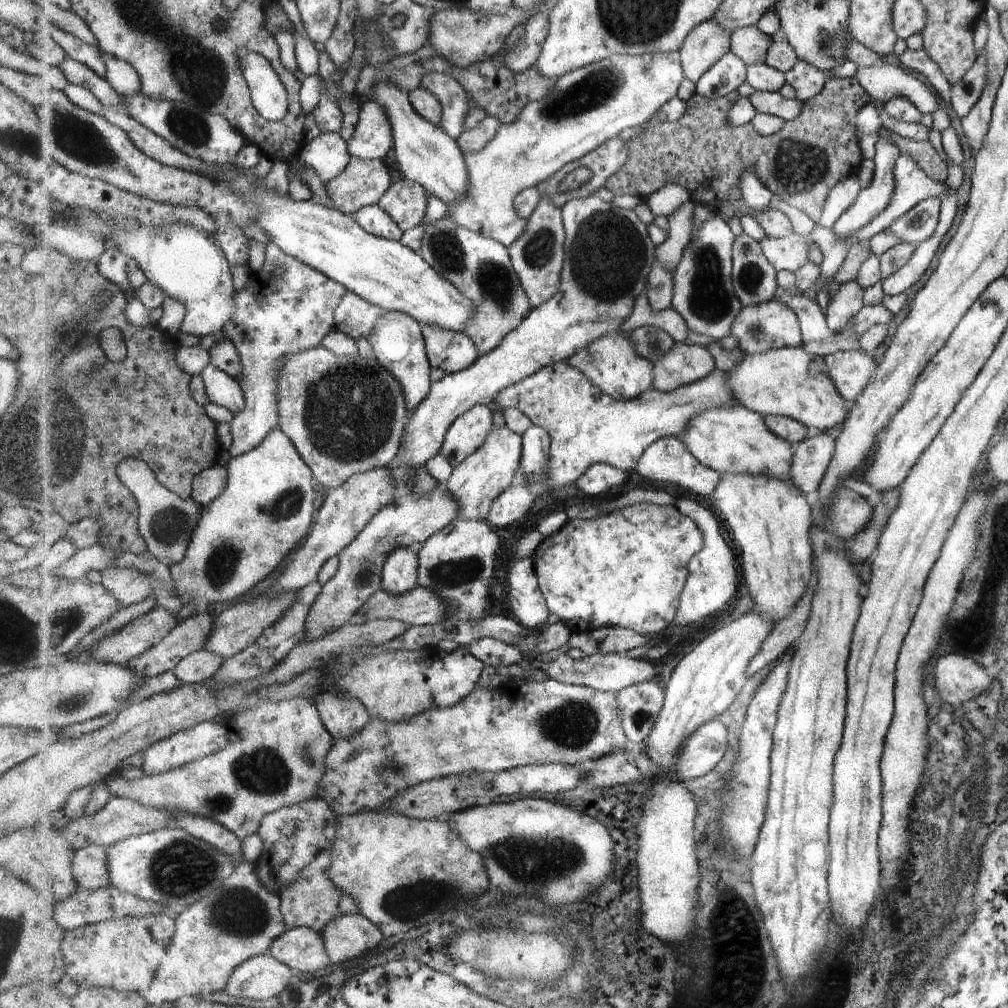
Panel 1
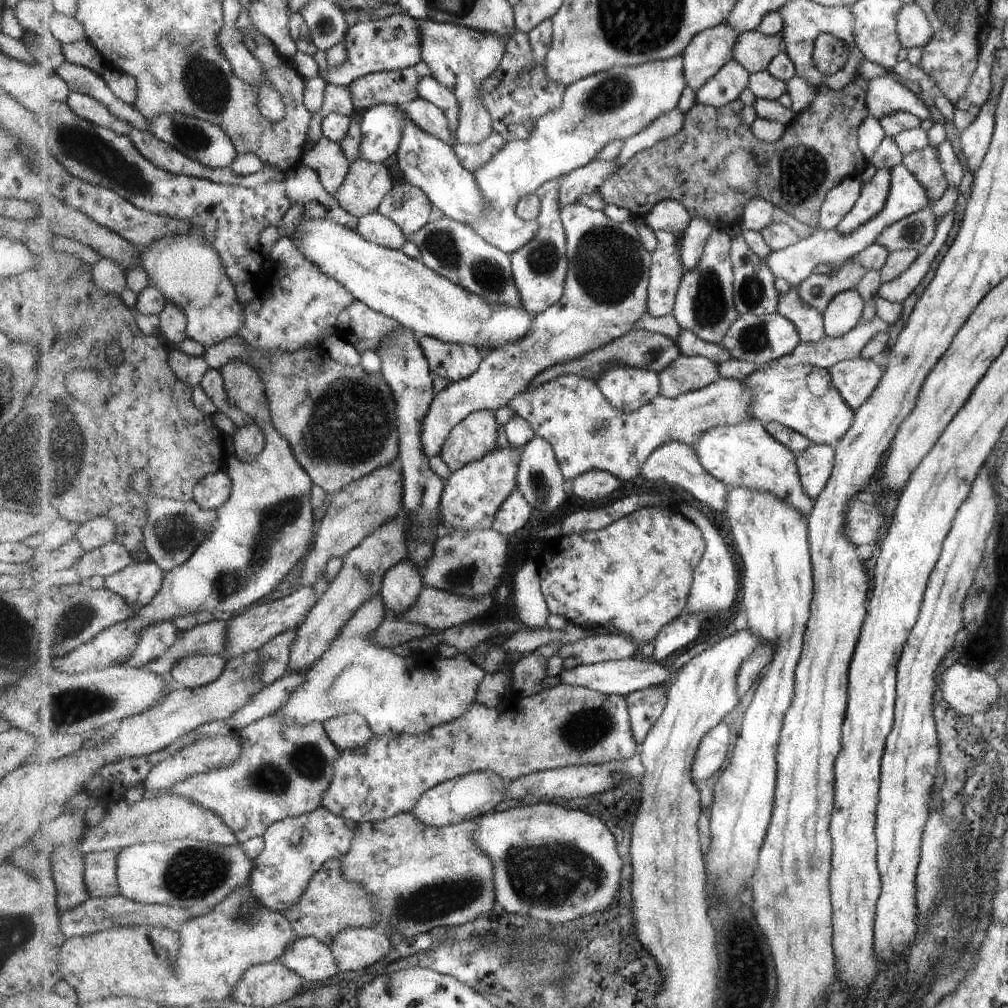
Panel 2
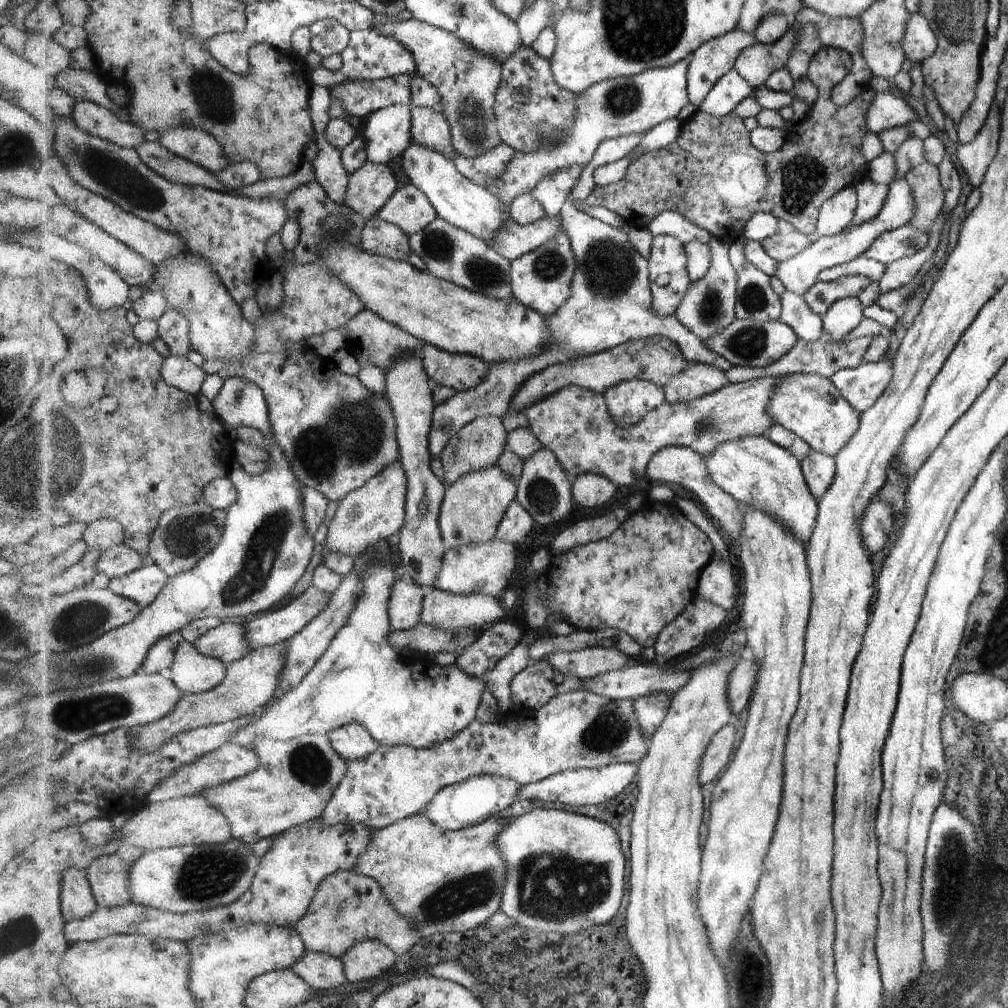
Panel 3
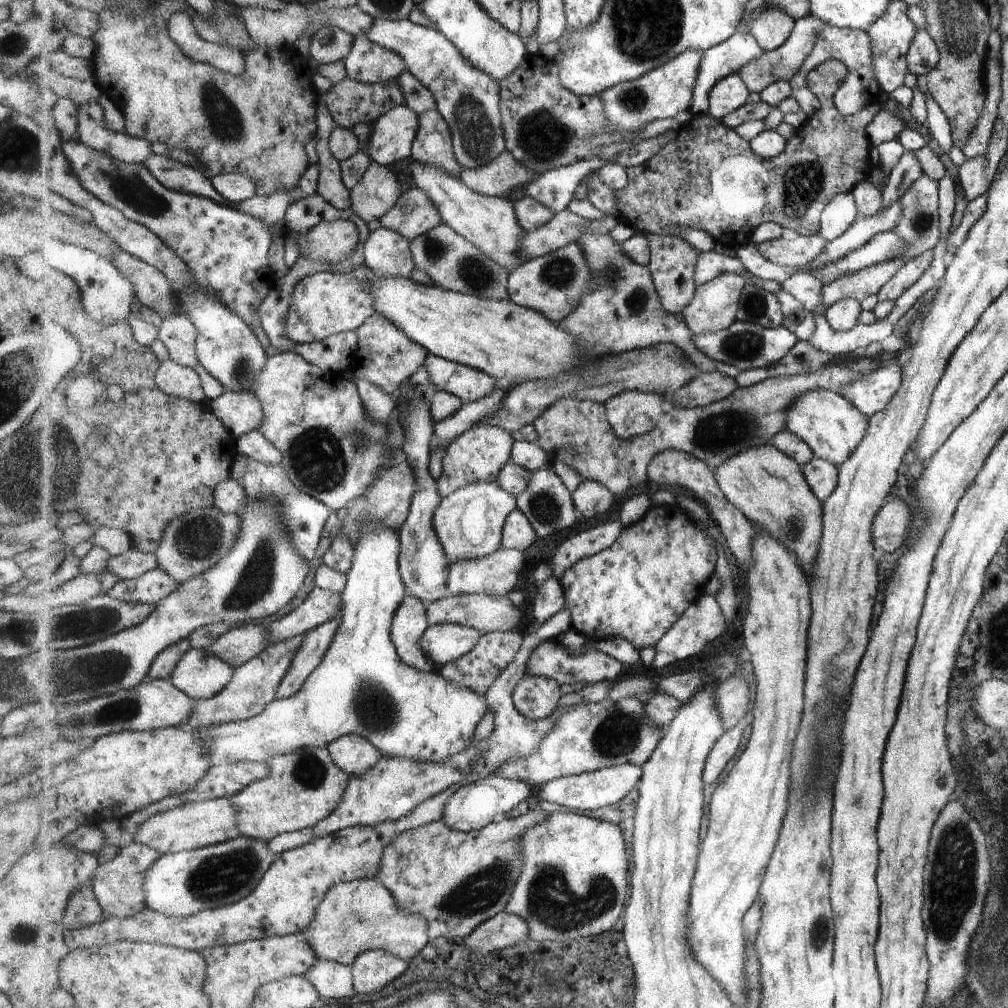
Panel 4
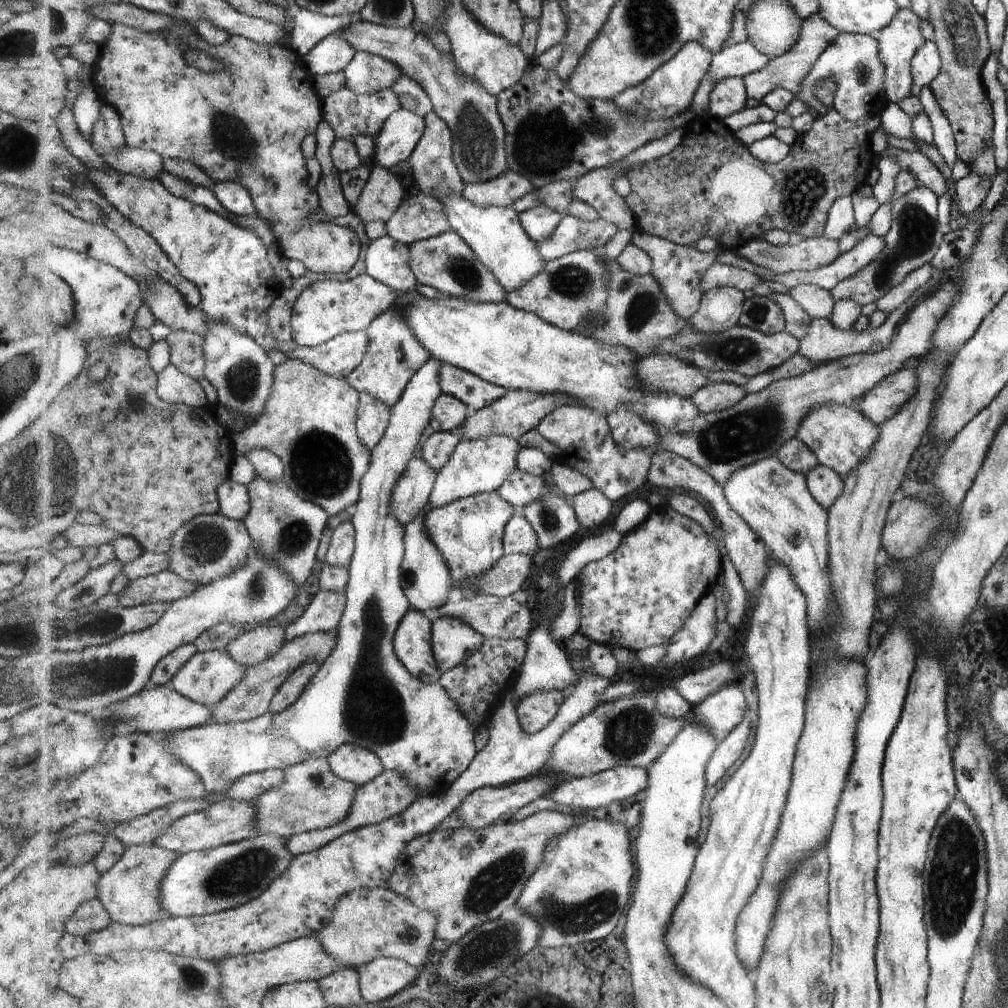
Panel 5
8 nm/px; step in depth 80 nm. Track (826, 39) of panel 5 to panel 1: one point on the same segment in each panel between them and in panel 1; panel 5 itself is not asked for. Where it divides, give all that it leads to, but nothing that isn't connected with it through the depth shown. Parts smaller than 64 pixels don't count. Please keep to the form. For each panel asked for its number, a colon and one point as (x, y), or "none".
1: (752, 45)
2: (755, 51)
3: (756, 64)
4: (783, 64)

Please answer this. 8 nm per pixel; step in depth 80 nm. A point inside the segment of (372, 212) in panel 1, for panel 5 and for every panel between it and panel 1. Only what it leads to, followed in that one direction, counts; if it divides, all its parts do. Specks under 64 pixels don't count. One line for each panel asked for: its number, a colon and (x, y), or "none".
2: (376, 228)
3: (379, 237)
4: (388, 253)
5: (388, 260)

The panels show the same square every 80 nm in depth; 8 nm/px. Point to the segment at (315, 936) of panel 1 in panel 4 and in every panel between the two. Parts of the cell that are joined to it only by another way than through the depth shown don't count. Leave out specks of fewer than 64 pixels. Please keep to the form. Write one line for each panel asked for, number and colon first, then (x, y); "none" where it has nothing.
2: (312, 959)
3: (325, 972)
4: (334, 980)

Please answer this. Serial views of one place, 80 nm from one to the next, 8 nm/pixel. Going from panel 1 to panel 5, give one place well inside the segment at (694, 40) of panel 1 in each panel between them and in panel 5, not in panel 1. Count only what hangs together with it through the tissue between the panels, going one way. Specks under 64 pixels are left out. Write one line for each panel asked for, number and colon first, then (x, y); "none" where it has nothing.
2: (711, 50)
3: (716, 58)
4: (719, 62)
5: (739, 60)

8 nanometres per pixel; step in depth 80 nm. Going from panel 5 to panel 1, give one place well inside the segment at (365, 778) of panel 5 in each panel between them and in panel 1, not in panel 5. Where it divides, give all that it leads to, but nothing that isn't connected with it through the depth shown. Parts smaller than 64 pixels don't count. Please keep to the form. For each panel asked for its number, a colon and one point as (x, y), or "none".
1: (343, 718)
2: (351, 731)
3: (352, 742)
4: (354, 754)

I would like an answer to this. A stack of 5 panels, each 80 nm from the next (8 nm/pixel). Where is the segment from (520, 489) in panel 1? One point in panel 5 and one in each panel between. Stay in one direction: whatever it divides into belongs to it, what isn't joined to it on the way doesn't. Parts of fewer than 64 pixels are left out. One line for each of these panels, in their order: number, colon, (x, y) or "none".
2: (514, 515)
3: (519, 522)
4: (519, 534)
5: (520, 538)

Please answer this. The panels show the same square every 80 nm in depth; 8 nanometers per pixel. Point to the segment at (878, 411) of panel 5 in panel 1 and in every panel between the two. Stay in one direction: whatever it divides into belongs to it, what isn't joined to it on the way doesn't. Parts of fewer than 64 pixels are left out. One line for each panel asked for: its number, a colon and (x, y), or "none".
1: (850, 371)
2: (855, 379)
3: (861, 386)
4: (870, 394)

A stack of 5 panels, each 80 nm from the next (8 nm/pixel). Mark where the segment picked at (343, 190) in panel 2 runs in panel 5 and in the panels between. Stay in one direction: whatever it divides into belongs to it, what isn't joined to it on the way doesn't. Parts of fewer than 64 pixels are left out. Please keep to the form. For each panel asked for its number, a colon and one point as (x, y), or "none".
3: (369, 190)
4: (377, 194)
5: (383, 194)

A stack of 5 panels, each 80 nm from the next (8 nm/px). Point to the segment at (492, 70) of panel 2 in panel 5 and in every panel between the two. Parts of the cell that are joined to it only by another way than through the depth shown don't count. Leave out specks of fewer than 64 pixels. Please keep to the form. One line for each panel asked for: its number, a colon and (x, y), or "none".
3: (468, 82)
4: (470, 101)
5: (471, 111)

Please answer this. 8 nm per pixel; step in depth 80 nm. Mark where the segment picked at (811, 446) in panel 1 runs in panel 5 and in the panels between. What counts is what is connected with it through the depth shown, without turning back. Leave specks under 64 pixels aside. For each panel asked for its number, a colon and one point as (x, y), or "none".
2: (815, 465)
3: (818, 467)
4: (823, 477)
5: (825, 485)

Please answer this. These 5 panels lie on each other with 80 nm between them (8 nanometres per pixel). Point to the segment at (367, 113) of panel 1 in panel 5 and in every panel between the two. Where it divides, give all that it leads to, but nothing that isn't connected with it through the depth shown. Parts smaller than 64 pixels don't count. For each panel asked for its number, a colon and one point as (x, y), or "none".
2: (382, 127)
3: (388, 133)
4: (391, 139)
5: (395, 142)

